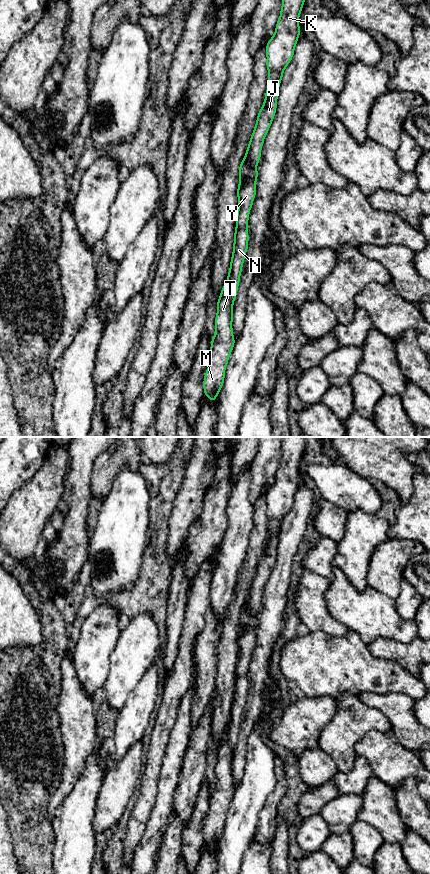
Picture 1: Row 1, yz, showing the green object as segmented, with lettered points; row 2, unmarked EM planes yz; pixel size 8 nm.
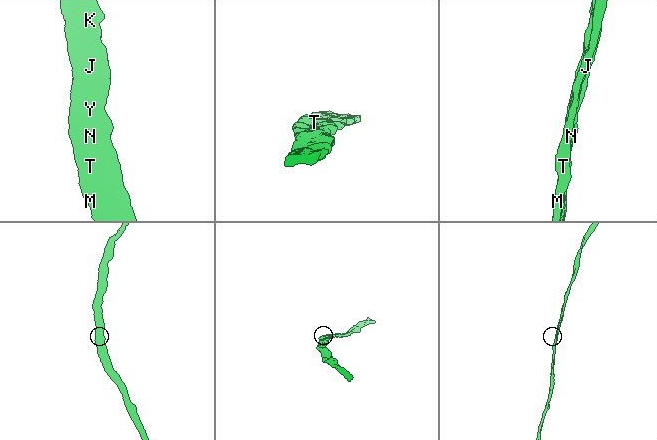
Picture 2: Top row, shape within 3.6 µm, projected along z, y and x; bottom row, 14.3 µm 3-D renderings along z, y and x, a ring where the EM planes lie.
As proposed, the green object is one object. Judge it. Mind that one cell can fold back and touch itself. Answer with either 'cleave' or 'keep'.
cleave

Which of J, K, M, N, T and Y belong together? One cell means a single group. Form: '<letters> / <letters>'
J M T / K N Y

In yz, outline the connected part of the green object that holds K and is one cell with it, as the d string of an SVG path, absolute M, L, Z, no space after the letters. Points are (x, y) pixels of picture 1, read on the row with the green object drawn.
M282 0L275 33L266 45L267 90L271 87L279 88L284 69L292 60L300 35L299 15L304 2L305 0Z

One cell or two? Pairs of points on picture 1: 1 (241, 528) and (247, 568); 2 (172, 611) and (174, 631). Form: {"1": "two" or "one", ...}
{"1": "two", "2": "one"}

